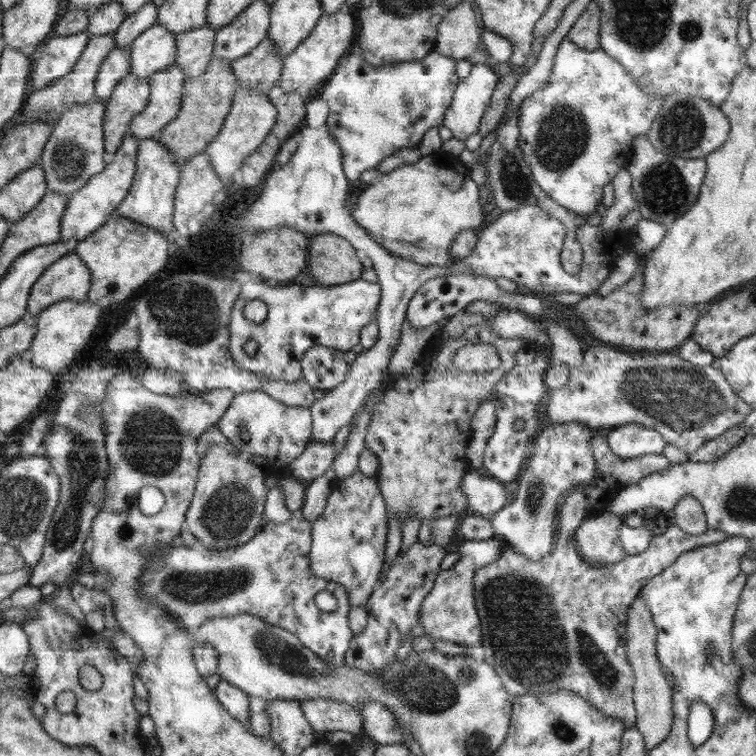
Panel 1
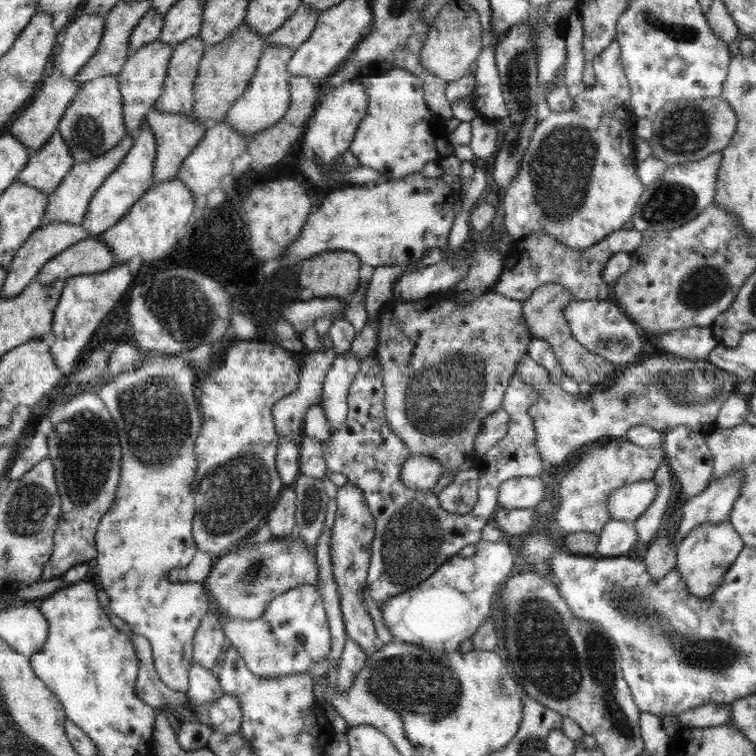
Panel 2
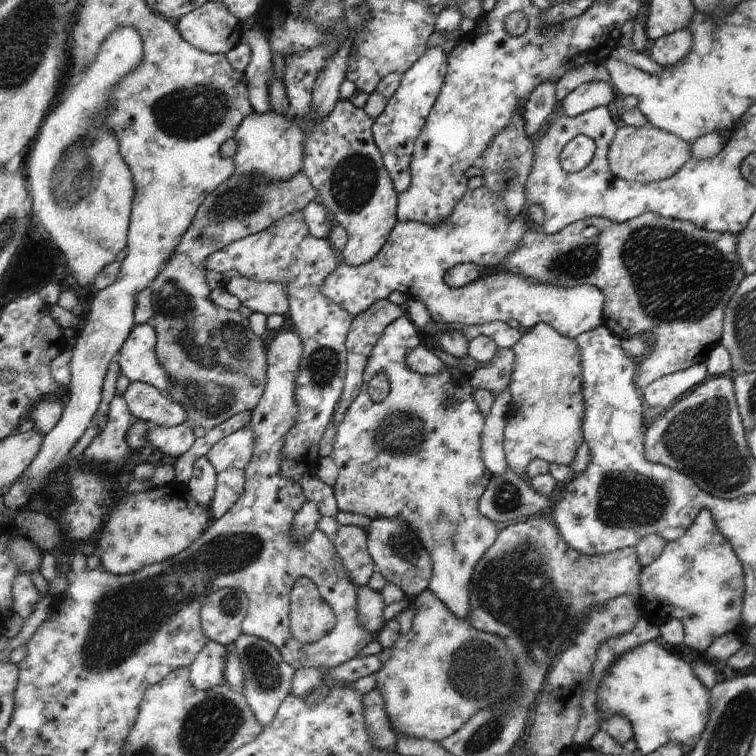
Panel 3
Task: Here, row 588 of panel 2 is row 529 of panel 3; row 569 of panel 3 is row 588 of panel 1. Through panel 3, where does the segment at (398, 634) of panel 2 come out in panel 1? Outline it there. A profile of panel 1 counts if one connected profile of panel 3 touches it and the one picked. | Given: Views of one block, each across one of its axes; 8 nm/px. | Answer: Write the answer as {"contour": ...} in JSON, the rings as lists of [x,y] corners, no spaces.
{"contour":[[[494,538],[487,540],[467,540],[462,542],[458,551],[459,560],[447,570],[436,576],[430,593],[424,597],[418,609],[418,623],[431,641],[454,642],[462,647],[481,645],[482,633],[480,617],[475,605],[475,573],[478,568],[492,564],[502,554],[502,543]]]}

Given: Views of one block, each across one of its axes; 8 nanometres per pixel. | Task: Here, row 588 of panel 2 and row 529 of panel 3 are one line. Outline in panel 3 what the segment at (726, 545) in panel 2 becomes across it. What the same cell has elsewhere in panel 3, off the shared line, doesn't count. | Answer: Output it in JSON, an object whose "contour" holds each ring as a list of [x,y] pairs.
{"contour":[[[702,509],[692,526],[677,541],[666,543],[661,555],[648,566],[642,567],[639,574],[639,602],[642,617],[652,624],[660,625],[667,620],[679,620],[684,626],[686,646],[696,652],[706,652],[708,647],[722,635],[741,631],[741,610],[743,607],[744,571],[740,559],[730,542],[716,526],[711,512]]]}

